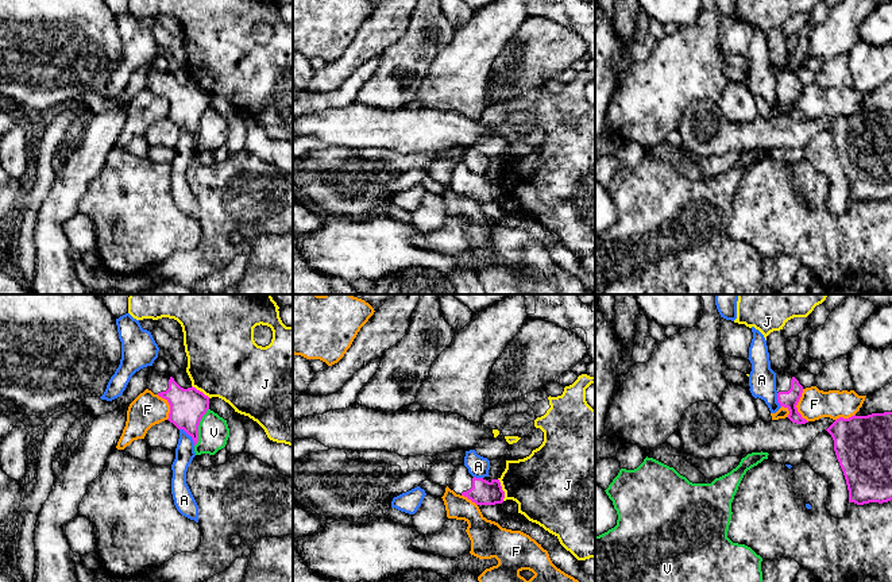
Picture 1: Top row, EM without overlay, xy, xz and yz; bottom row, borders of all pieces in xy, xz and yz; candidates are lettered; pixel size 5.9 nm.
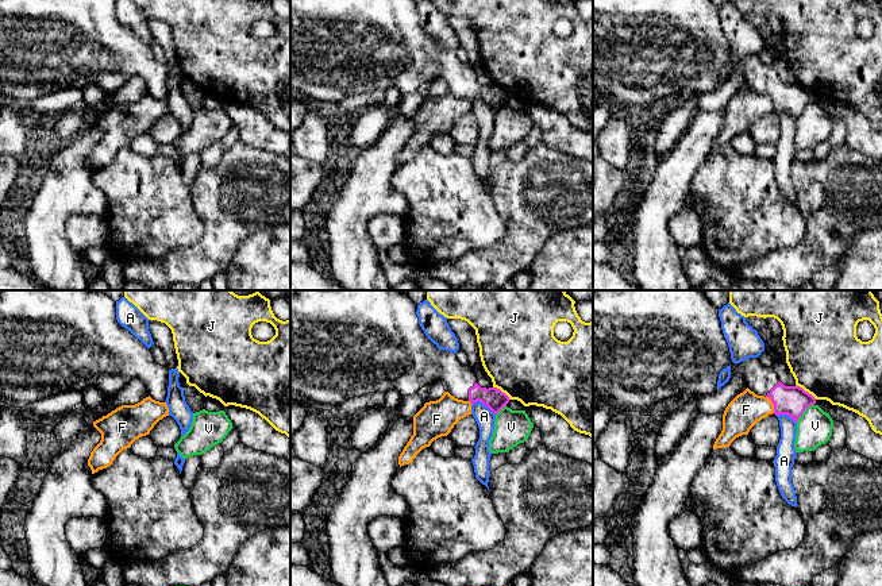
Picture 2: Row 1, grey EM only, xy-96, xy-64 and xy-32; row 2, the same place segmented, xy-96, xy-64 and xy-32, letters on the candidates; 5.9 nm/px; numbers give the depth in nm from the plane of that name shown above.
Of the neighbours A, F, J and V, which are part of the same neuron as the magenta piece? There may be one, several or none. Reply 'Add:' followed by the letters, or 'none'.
Add: none

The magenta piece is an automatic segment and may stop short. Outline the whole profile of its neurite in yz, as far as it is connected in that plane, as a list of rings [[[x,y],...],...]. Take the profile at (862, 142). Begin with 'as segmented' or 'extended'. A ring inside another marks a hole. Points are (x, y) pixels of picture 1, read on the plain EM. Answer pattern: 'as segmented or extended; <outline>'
as segmented; [[[892,109],[839,115],[826,127],[843,169],[849,200],[892,197]]]

